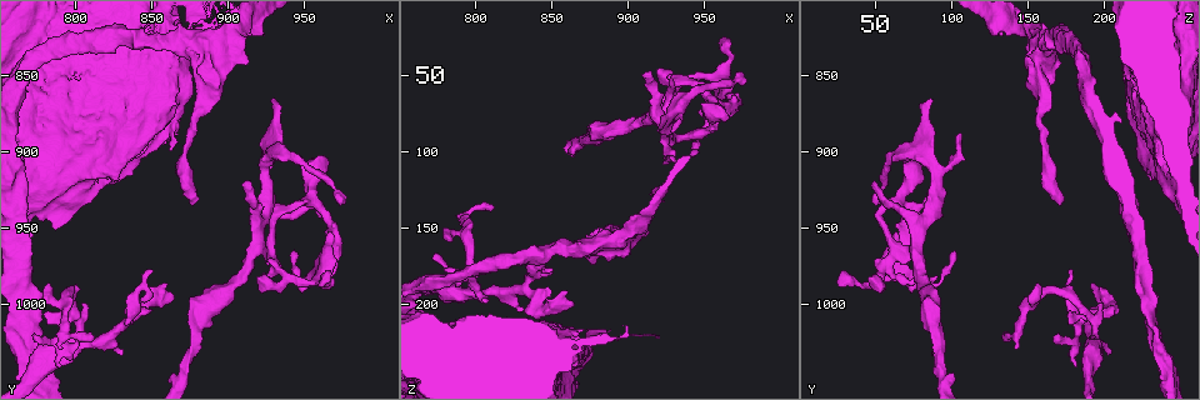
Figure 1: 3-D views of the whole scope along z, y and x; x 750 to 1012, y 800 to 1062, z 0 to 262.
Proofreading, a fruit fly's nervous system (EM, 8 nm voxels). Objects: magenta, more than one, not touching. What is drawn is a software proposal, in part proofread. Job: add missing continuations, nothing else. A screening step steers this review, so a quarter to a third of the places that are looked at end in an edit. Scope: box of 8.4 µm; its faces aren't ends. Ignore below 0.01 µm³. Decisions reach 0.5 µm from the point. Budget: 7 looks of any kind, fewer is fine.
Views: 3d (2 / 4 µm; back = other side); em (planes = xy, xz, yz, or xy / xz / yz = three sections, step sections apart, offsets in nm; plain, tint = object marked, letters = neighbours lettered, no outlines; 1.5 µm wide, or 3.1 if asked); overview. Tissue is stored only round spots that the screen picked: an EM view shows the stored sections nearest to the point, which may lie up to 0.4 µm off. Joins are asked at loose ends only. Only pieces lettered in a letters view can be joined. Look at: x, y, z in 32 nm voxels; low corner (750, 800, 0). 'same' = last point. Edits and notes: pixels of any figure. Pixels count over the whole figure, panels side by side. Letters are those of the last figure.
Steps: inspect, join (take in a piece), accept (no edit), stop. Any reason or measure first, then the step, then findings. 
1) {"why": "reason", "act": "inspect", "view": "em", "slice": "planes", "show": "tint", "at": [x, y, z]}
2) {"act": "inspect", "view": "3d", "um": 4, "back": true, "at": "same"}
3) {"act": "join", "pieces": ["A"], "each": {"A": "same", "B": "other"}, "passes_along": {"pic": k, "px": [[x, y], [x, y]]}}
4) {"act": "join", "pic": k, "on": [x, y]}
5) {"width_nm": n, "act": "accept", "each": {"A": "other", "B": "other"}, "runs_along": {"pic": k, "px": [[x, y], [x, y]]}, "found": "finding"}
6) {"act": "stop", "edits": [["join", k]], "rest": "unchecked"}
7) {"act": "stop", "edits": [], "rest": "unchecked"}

{"why": "thin end", "act": "inspect", "view": "em", "slice": "xy", "step": 8, "show": "letters", "at": [812, 1022, 136]}

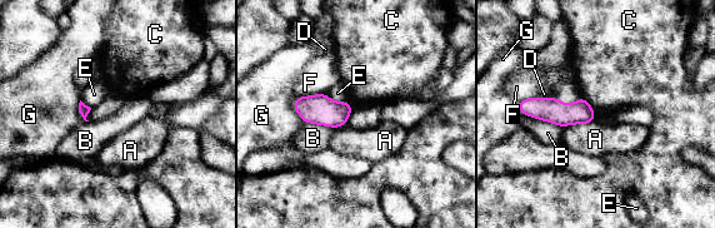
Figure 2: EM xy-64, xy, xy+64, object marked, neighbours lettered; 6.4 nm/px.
{"longest_contact_nm": ["B", 320], "act": "accept", "each": {"A": "other", "B": "other", "C": "other", "D": "other", "E": "other", "F": "other", "G": "other"}, "found": "none of them fits"}

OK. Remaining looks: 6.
{"why": "an open end", "act": "inspect", "view": "3d", "um": 4, "at": [804, 1000, 196]}

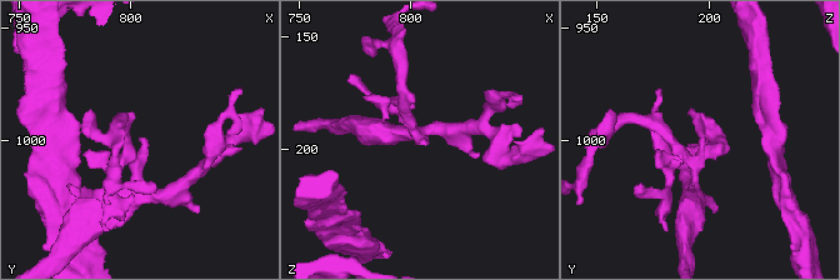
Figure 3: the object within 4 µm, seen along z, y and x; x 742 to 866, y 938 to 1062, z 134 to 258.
{"why": "need the tissue", "act": "inspect", "view": "em", "slice": "xz", "step": 8, "show": "tint", "at": [805, 1000, 198]}

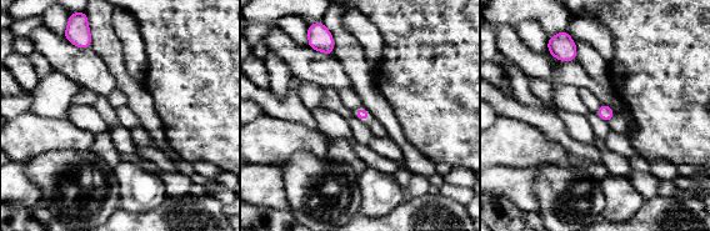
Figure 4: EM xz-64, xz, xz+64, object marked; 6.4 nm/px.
{"why": "cut it another way", "act": "inspect", "view": "em", "slice": "yz", "step": 8, "show": "letters", "at": "same"}

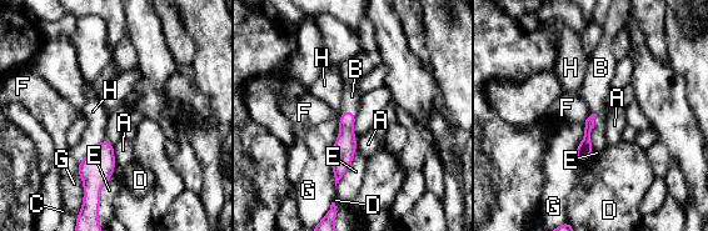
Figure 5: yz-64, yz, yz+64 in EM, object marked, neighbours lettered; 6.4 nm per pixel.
{"act": "join", "pic": 5, "on": [352, 96], "each": {"A": "other", "B": "same", "C": "other", "D": "other", "E": "other", "F": "other", "G": "other", "H": "other"}, "found": "it goes on there"}

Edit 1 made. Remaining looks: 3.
{"act": "inspect", "view": "overview"}

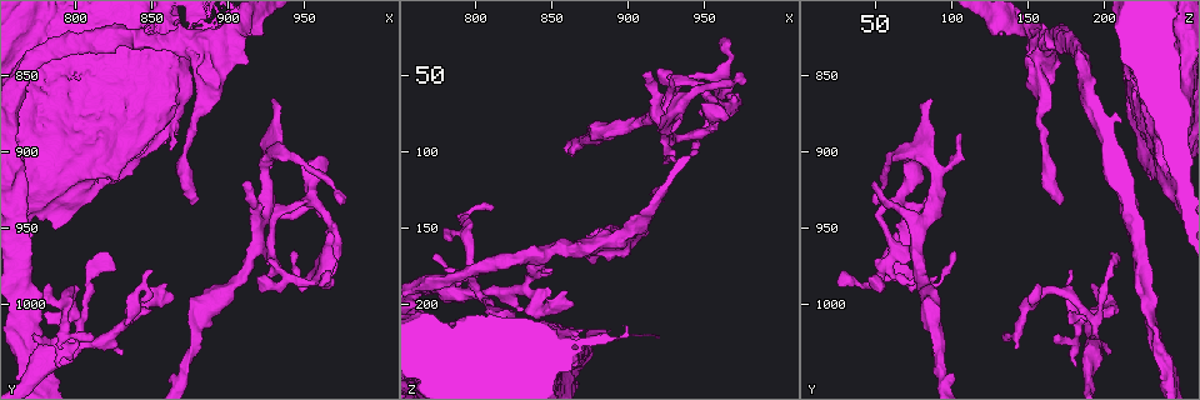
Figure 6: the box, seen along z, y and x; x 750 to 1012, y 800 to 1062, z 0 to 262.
{"why": "free end", "act": "inspect", "view": "3d", "um": 2, "at": [928, 888, 106]}

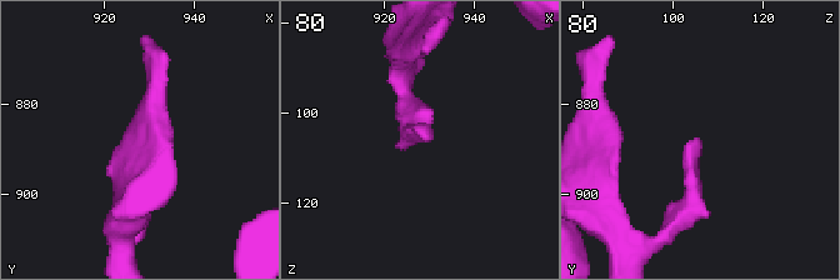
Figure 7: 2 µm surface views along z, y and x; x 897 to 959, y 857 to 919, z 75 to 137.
{"why": "now the EM", "act": "inspect", "view": "em", "slice": "planes", "show": "letters", "at": [928, 888, 104]}

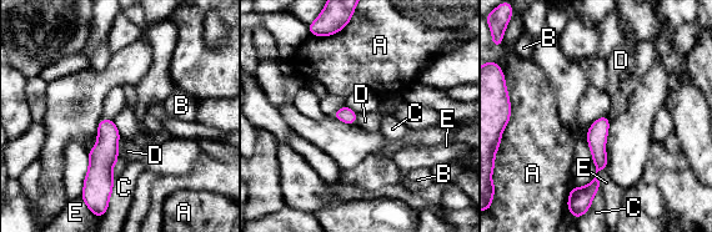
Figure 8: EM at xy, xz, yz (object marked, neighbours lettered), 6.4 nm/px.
{"act": "accept", "each": {"A": "other", "B": "other", "C": "other", "D": "other", "E": "other"}, "border": {"pic": 8, "px": [[120, 140], [118, 144], [118, 157]]}, "found": "none of them fits"}

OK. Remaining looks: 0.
{"act": "stop", "edits": [["join", 5]], "rest": "unchecked"}

